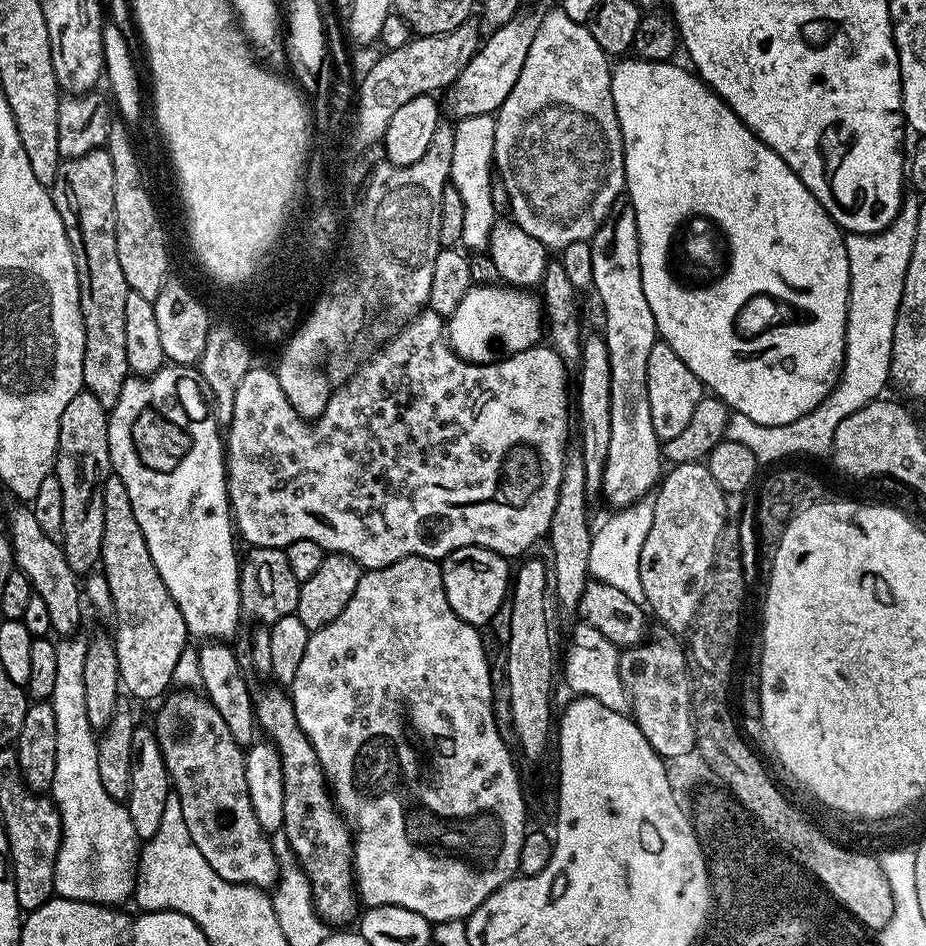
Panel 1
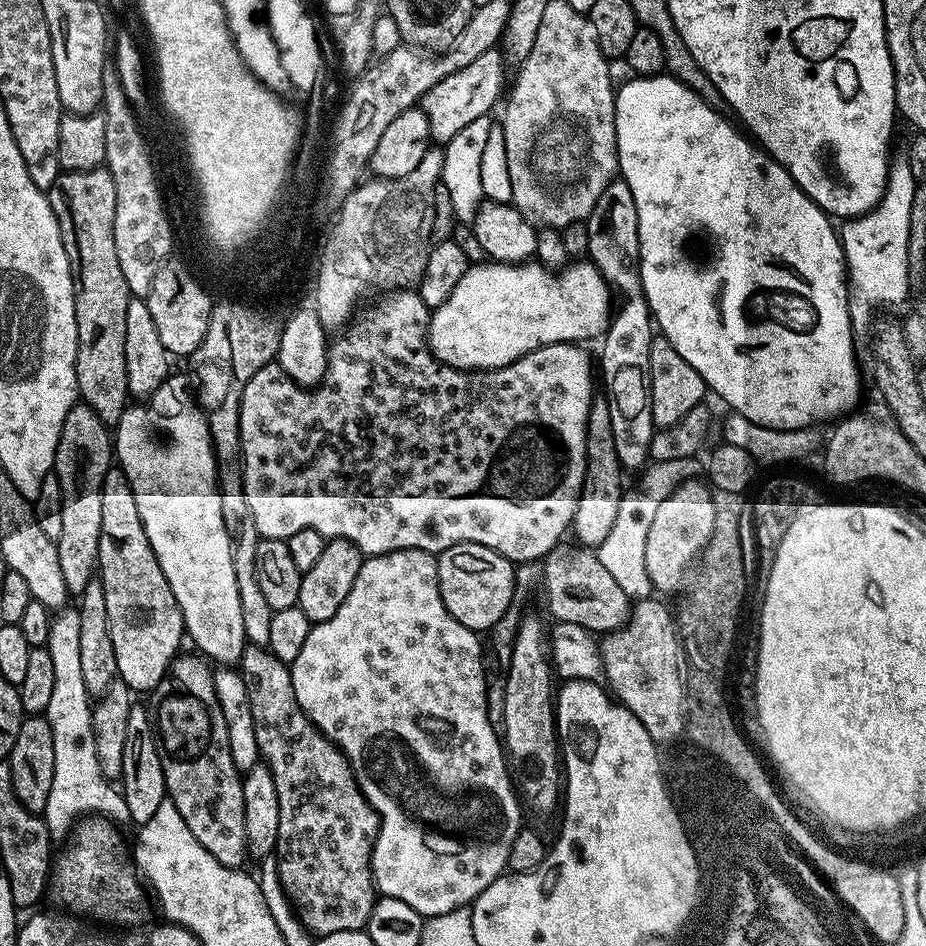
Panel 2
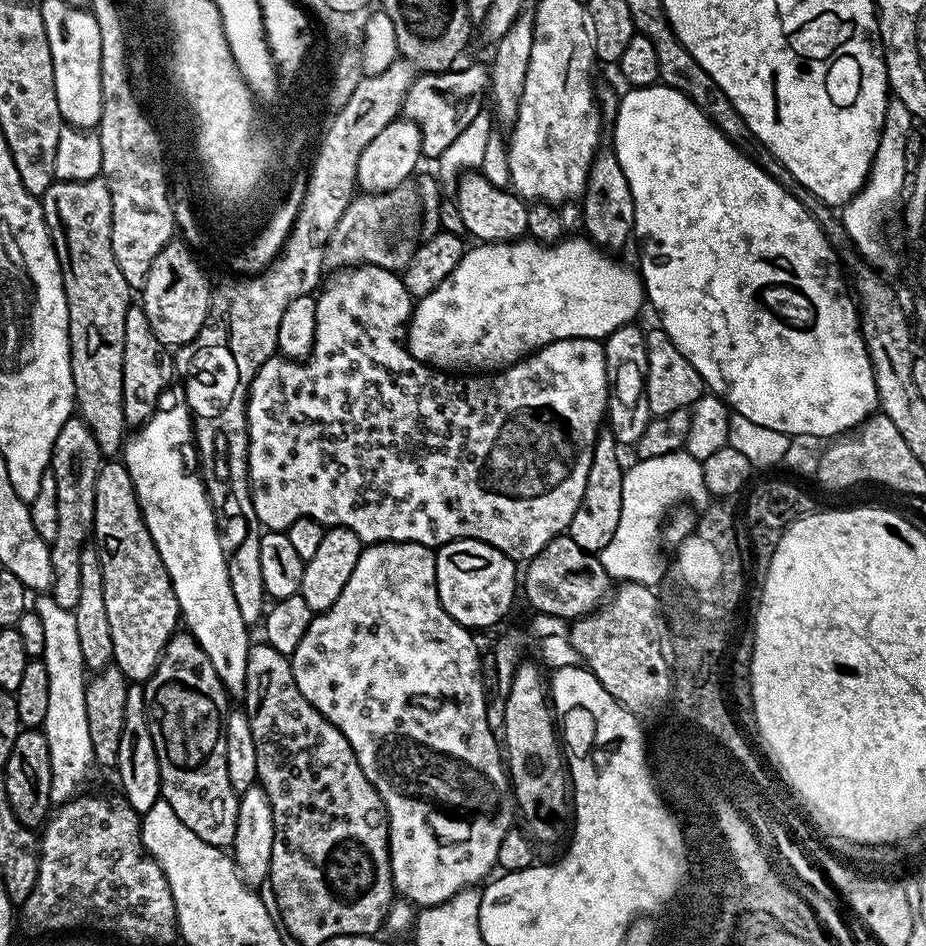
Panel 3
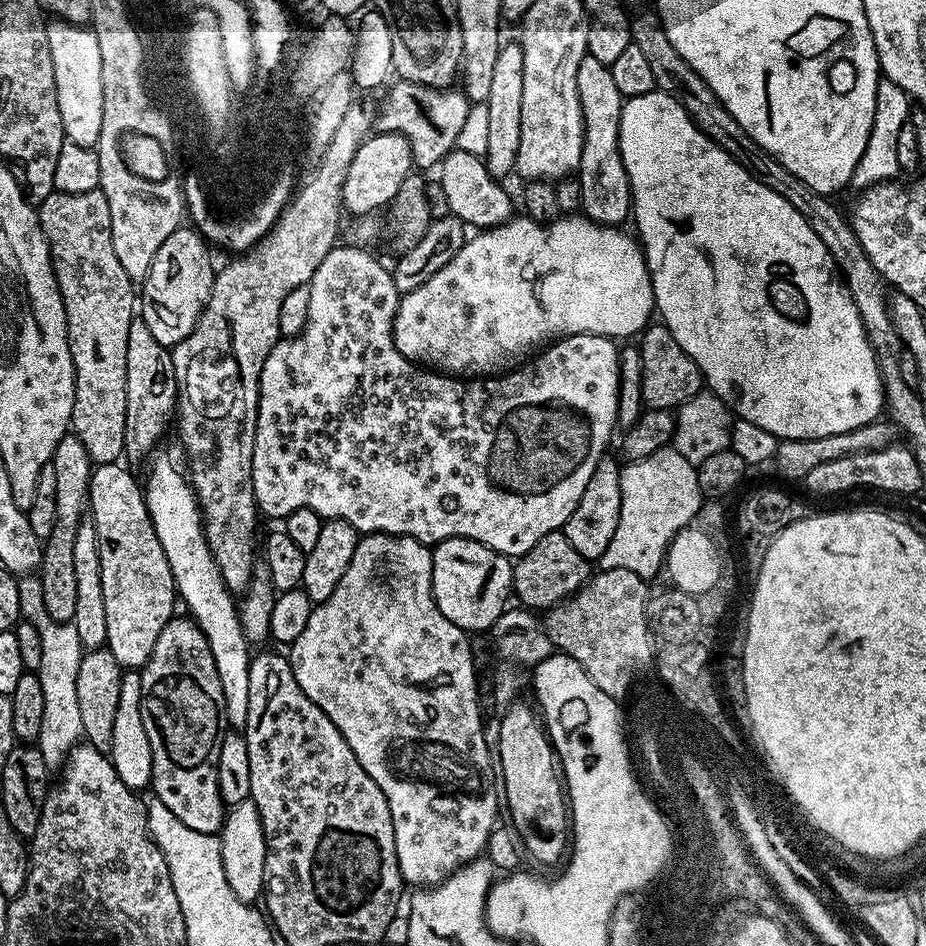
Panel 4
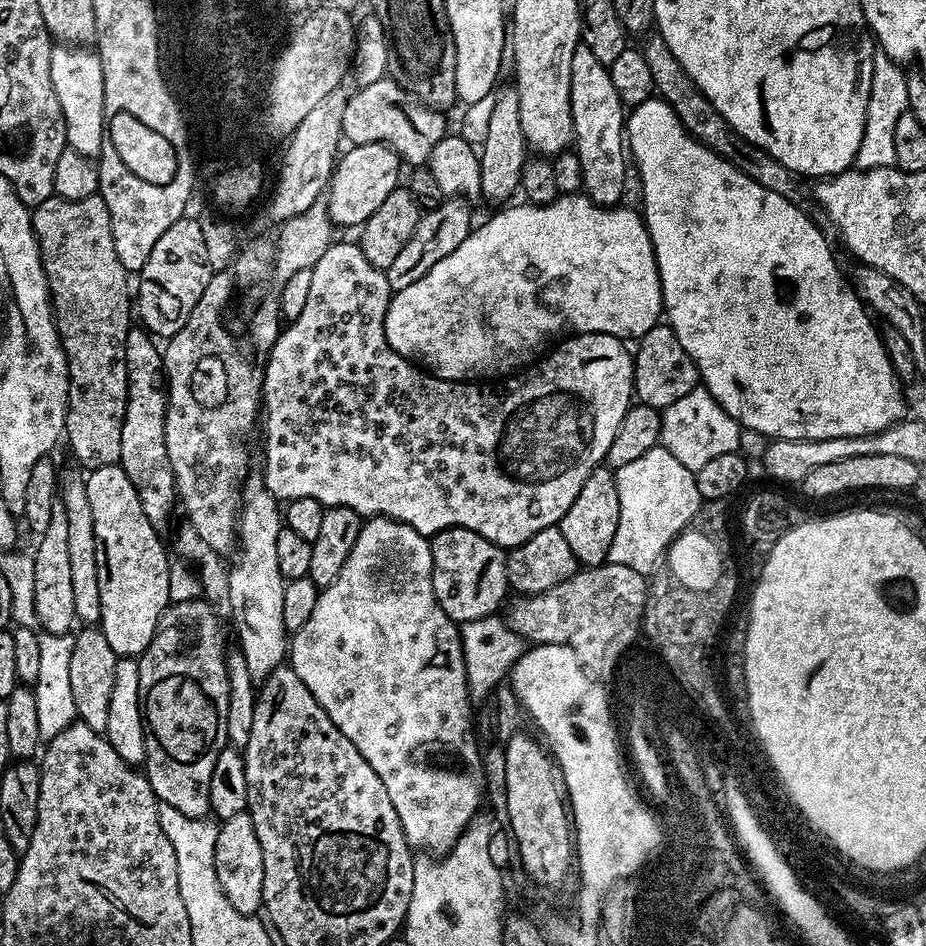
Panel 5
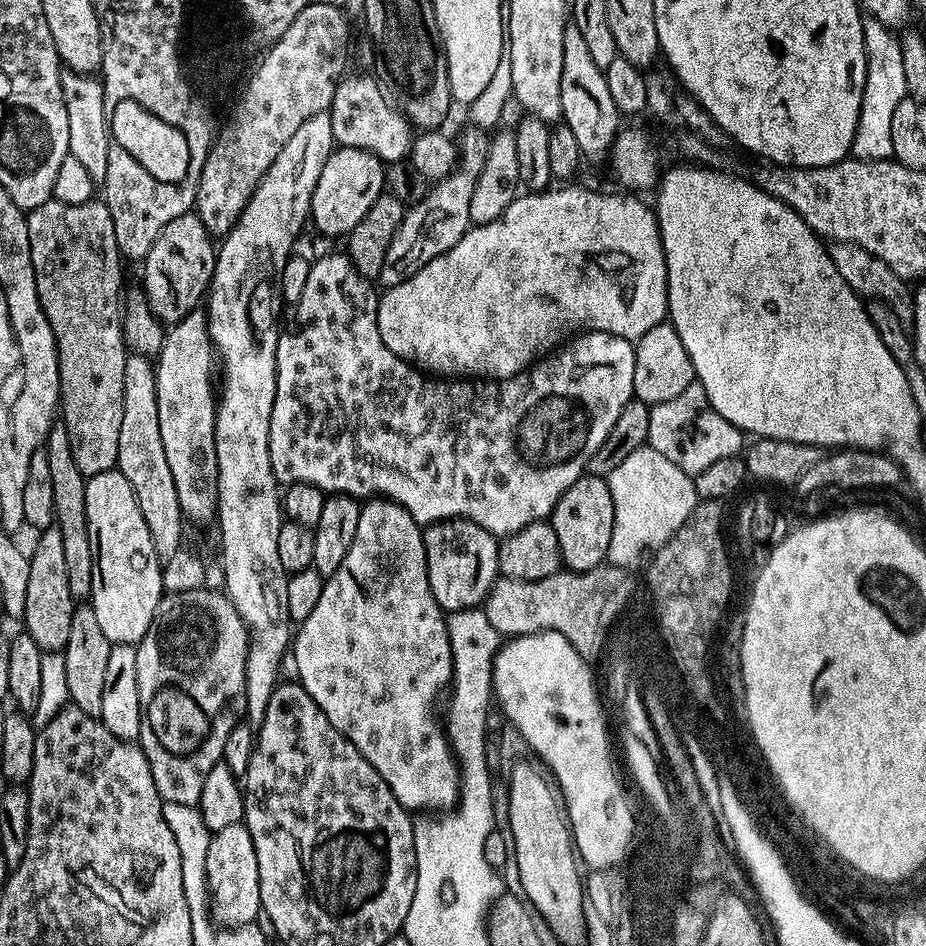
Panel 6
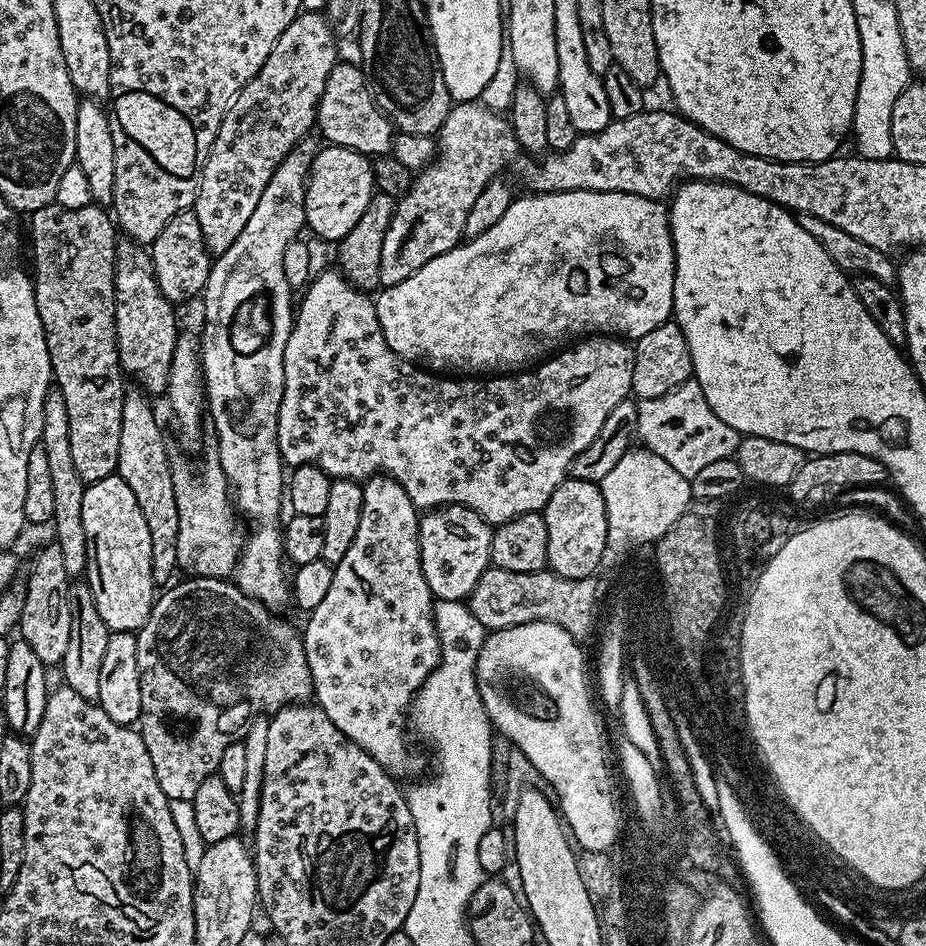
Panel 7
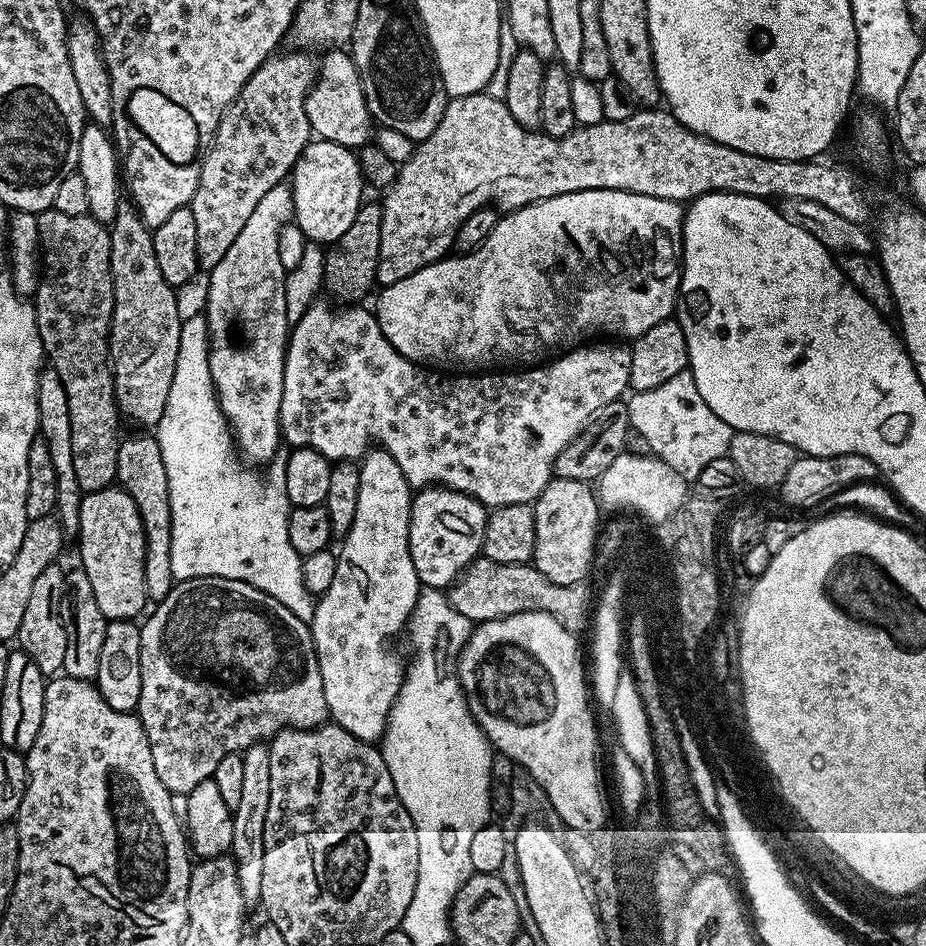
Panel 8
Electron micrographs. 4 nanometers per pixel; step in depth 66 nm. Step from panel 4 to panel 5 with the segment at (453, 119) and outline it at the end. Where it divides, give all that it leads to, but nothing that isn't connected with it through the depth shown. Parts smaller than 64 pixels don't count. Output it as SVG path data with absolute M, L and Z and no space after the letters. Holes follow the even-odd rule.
M390 78L370 82L357 87L349 95L346 110L342 114L343 139L349 145L353 144L386 144L399 154L405 165L427 165L430 154L438 142L449 131L444 121L445 113L435 108L417 107L417 112L408 109L410 97L403 88Z

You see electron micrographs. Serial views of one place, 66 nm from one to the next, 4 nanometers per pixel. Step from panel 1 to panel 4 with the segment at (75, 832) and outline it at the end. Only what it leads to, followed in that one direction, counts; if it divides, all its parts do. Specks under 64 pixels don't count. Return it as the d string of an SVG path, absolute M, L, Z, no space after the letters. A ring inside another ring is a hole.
M27 576L19 579L20 611L23 623L34 626L38 630L38 638L42 638L42 662L38 675L42 682L42 699L46 706L46 718L42 722L42 734L38 741L40 753L49 770L60 770L73 748L81 743L82 713L78 707L78 666L86 649L80 645L78 630L74 630L71 622L59 624L46 610L46 602L42 597L42 586L39 577Z

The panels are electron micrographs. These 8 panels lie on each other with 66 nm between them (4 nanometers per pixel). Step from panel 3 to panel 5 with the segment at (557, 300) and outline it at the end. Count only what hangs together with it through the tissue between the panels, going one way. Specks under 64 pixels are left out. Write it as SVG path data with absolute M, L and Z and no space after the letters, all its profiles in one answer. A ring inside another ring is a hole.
M561 194L549 204L519 203L493 211L496 213L485 224L477 223L473 227L468 237L462 242L462 246L458 246L458 250L446 254L442 262L434 262L434 266L430 266L430 270L426 270L426 274L422 274L418 282L406 286L406 290L392 293L384 323L386 342L403 360L411 360L423 371L437 376L440 380L467 381L472 377L503 378L527 368L549 345L559 341L565 334L597 332L618 336L625 342L636 342L640 337L645 336L655 324L661 323L664 295L660 285L658 262L654 258L654 246L650 242L650 234L644 225L643 215L637 209L635 212L632 208L624 208L625 206L602 208L586 194Z

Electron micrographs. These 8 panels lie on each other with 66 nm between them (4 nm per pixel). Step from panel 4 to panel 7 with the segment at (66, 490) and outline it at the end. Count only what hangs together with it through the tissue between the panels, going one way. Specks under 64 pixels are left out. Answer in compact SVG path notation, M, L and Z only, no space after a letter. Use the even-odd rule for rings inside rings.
M54 542L48 545L36 556L36 565L32 568L28 580L24 584L24 601L22 614L18 625L19 639L25 640L42 658L46 666L63 665L66 649L70 647L70 602L68 601L68 585L70 577L66 574L66 566L62 559L62 550Z

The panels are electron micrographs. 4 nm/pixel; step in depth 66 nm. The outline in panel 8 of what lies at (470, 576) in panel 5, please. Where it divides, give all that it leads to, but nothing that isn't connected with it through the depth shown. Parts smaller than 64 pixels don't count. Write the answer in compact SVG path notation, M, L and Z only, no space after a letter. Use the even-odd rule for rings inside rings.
M429 486L417 491L410 510L410 558L421 585L447 590L481 555L489 509L465 492Z

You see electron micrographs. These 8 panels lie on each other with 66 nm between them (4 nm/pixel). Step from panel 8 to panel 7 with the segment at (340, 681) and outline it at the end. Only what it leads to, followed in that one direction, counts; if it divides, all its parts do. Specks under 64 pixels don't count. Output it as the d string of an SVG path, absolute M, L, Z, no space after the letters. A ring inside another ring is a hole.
M383 474L369 476L367 480L363 481L363 486L362 519L358 522L358 534L354 534L354 542L350 542L350 550L346 550L346 558L342 558L342 562L334 565L330 590L327 591L326 598L322 599L318 607L310 612L307 617L309 618L308 625L303 625L302 635L306 650L306 662L310 666L312 696L315 703L324 711L326 718L330 718L330 722L334 722L334 726L338 726L338 730L342 730L342 734L346 734L346 738L350 738L358 746L362 746L362 750L366 750L366 754L370 754L370 758L374 758L374 762L378 762L392 777L401 778L400 776L406 775L407 772L418 772L422 768L419 758L412 752L408 753L408 740L404 737L406 713L409 711L413 698L416 697L416 692L426 682L429 674L440 665L440 639L436 633L436 623L432 620L434 597L422 574L420 547L418 546L420 516L414 502L410 502L410 494L406 494L406 490L402 490L402 486L397 480Z

